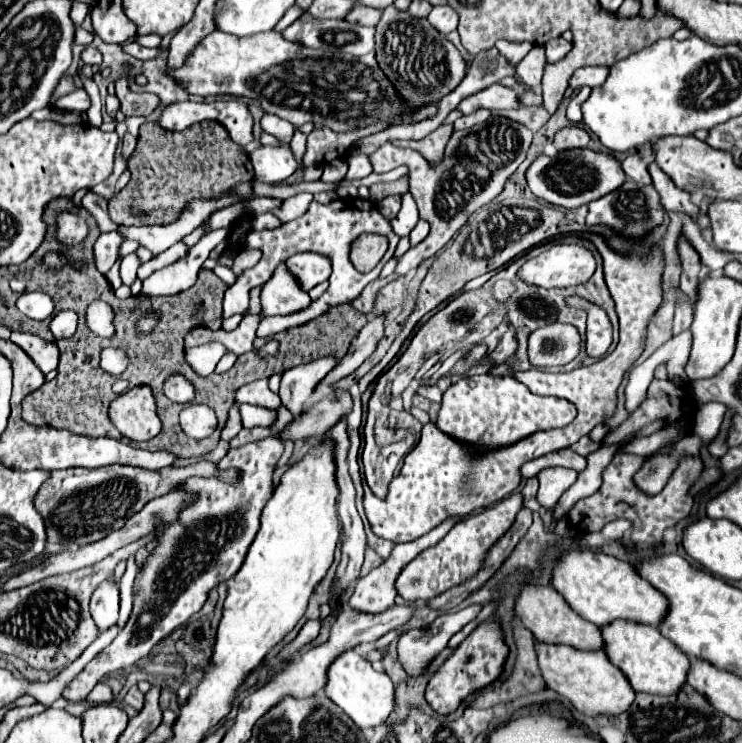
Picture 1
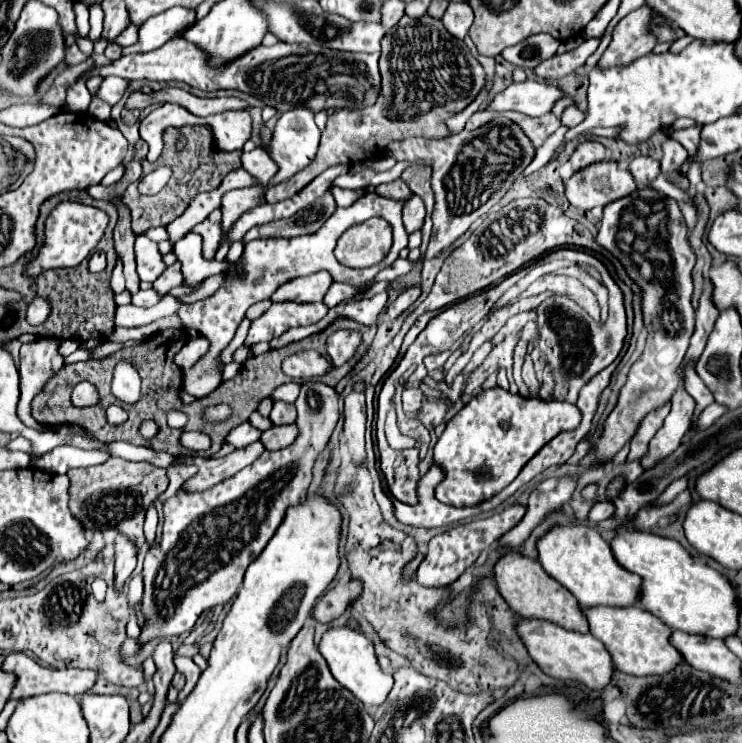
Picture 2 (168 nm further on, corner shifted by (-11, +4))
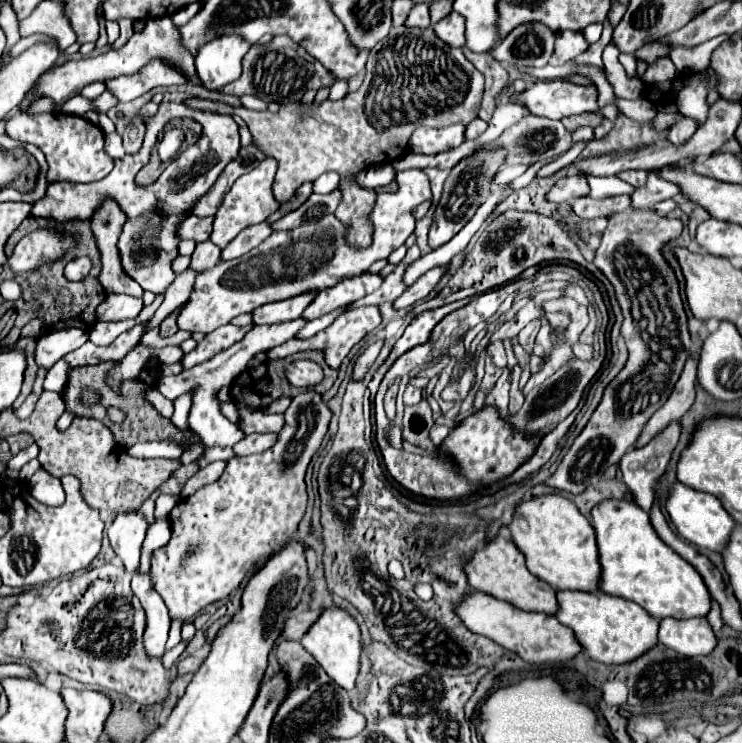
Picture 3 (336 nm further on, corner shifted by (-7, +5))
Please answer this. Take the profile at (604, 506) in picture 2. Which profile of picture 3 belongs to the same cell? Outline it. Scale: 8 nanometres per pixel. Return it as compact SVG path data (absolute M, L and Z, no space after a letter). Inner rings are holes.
M604 500L596 504L590 512L592 526L596 532L598 544L598 560L600 560L600 590L610 596L620 596L640 604L650 616L662 620L666 616L672 618L694 618L706 616L710 610L710 592L702 580L702 576L684 560L680 558L670 546L666 546L650 524L650 516L640 510L634 502L626 500Z

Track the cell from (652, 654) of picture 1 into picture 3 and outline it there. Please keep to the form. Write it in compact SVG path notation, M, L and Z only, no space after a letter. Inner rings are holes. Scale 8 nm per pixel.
M558 590L556 594L558 610L554 616L560 620L560 624L574 632L576 640L584 648L584 654L596 662L624 664L642 656L658 642L658 620L644 612L644 608L640 608L636 602L608 596L604 592Z

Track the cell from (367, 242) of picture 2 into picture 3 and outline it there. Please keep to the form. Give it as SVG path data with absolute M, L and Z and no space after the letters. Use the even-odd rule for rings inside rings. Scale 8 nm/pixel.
M392 28L392 32L386 36L380 46L376 46L368 54L366 62L366 78L362 86L356 92L350 92L346 98L338 102L322 102L320 106L310 106L306 116L300 116L300 102L296 104L286 104L280 106L276 114L264 110L264 112L254 112L248 108L232 108L220 102L210 102L210 100L188 100L188 106L194 108L206 108L206 110L216 110L224 114L238 114L250 128L254 142L268 154L278 160L278 172L276 172L276 182L274 182L274 196L278 202L288 202L294 192L304 184L304 182L314 182L320 174L324 172L338 172L340 174L340 192L342 192L342 202L336 210L336 216L348 224L348 234L346 240L354 244L356 248L364 248L372 242L372 224L368 220L368 214L374 208L376 202L376 190L366 190L360 184L356 184L356 176L366 170L372 164L382 164L382 162L394 162L398 156L406 152L410 134L414 132L416 126L450 126L450 124L470 124L478 116L480 100L482 100L482 90L484 90L484 76L482 72L476 70L476 66L464 56L460 48L448 48L442 40L436 40L436 34L432 28L420 30L420 28Z

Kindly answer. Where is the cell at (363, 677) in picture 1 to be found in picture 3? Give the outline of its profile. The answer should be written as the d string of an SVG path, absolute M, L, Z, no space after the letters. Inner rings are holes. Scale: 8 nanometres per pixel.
M338 606L326 608L320 618L308 628L308 632L302 636L302 646L322 664L326 674L342 688L352 690L356 684L358 668L360 668L360 654L362 654L362 644L360 644L360 628L356 620Z

